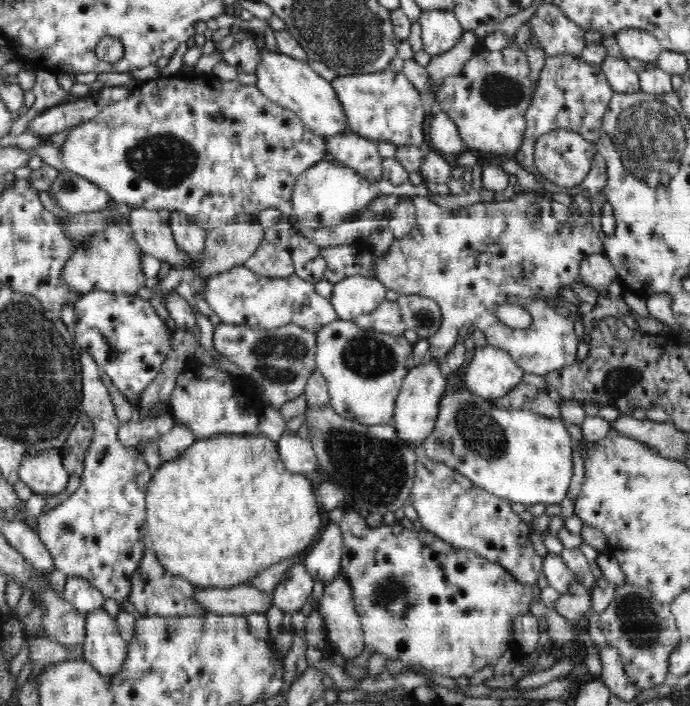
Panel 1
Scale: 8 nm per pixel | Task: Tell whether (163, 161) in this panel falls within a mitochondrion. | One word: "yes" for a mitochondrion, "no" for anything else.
yes

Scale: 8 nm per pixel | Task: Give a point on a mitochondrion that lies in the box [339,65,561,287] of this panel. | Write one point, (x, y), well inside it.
(501, 91)

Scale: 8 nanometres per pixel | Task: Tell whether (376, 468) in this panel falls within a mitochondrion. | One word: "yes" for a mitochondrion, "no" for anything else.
yes

